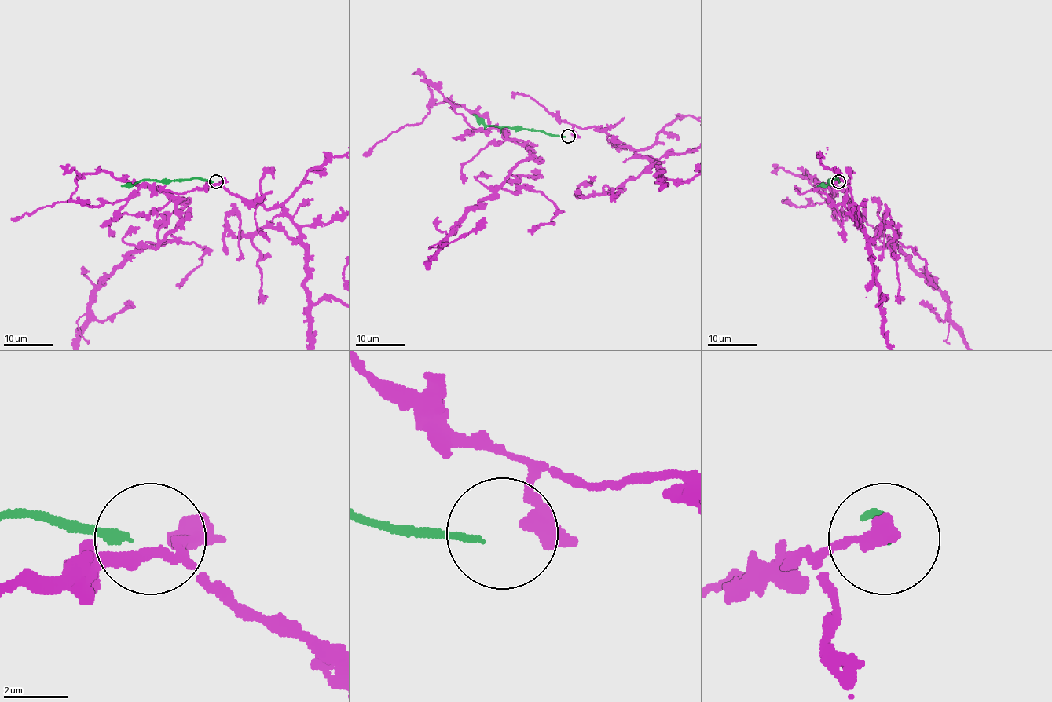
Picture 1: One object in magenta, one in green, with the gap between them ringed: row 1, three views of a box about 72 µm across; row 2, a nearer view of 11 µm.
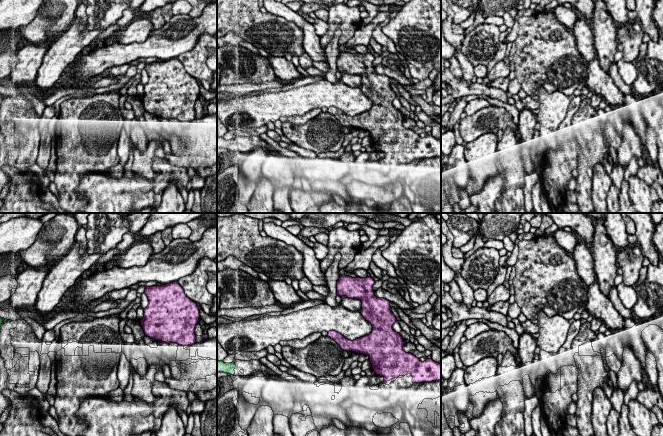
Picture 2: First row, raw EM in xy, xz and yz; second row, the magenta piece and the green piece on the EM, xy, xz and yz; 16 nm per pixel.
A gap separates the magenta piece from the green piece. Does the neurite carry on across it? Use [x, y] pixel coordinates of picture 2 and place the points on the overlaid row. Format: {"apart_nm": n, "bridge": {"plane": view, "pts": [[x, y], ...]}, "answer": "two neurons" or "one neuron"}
{"apart_nm": 1300, "bridge": {"plane": "xz", "pts": [[327, 335], [255, 370]]}, "answer": "two neurons"}

